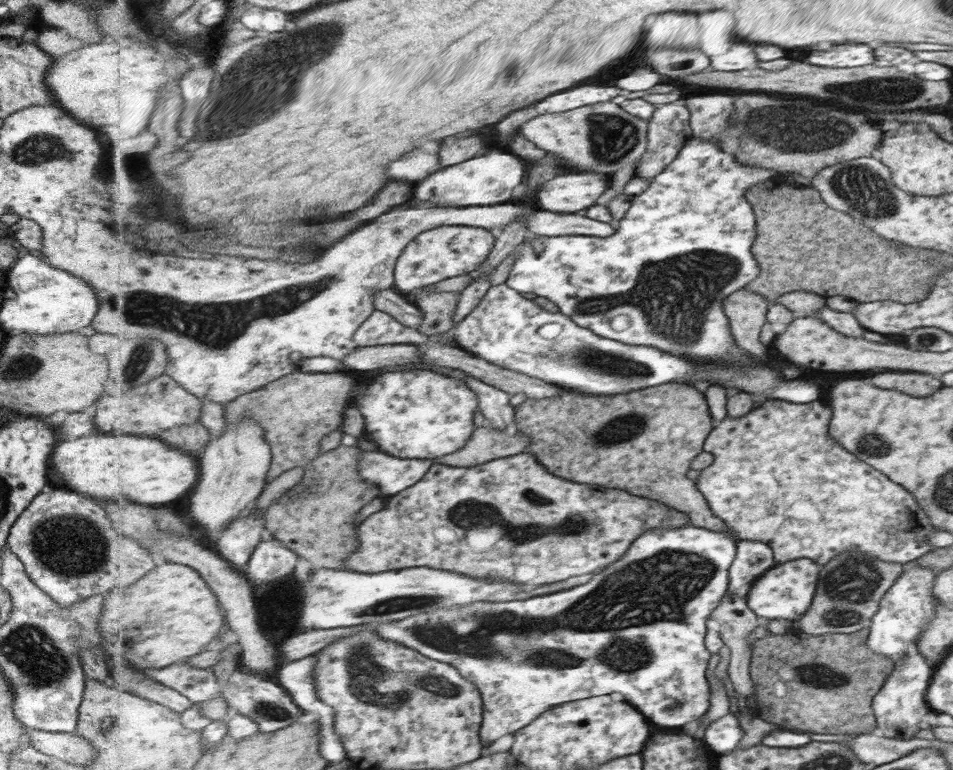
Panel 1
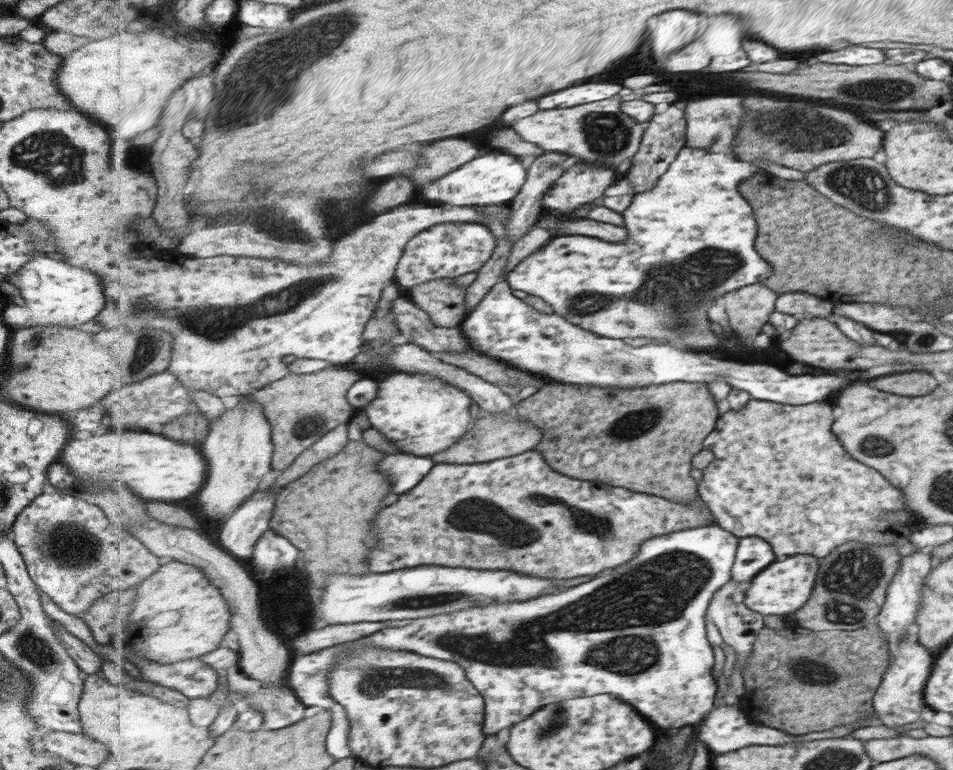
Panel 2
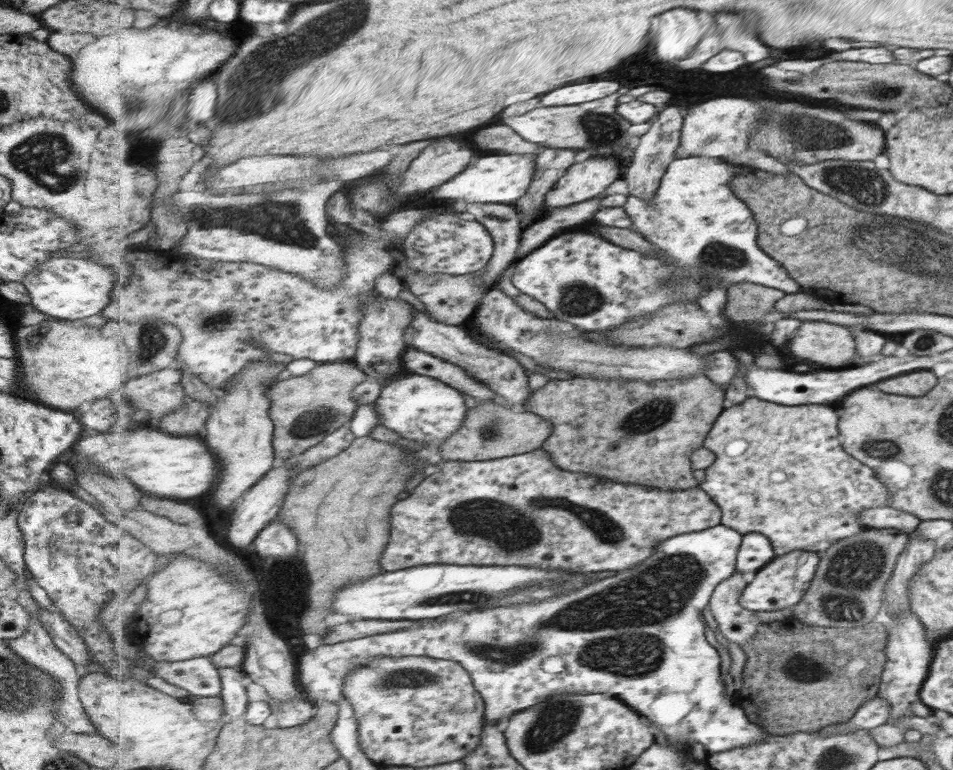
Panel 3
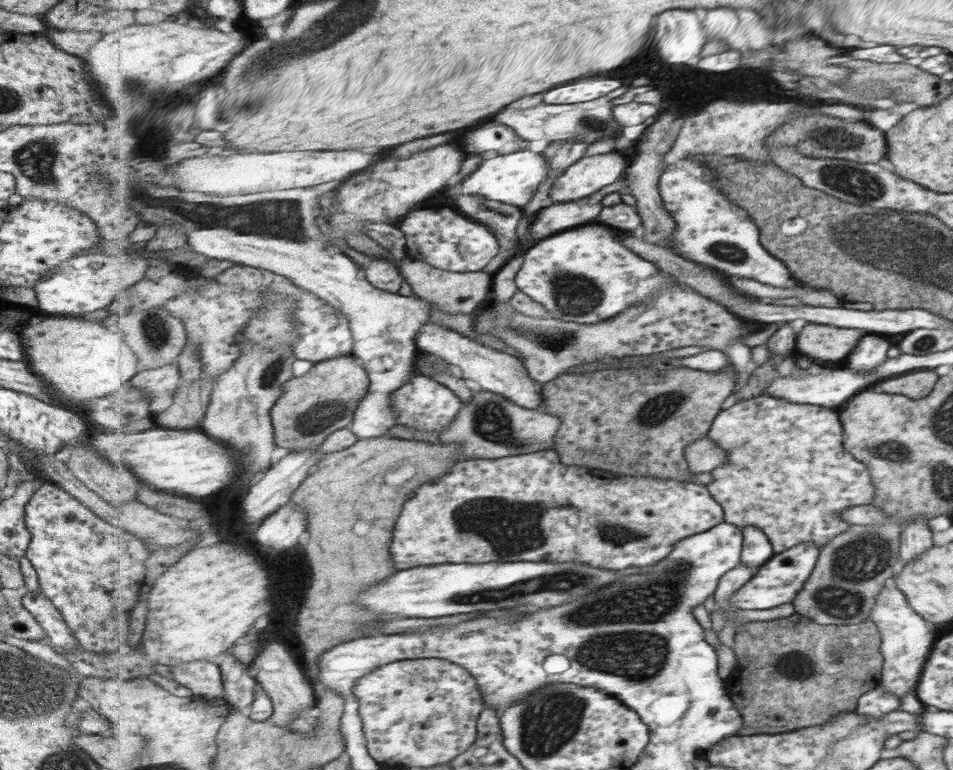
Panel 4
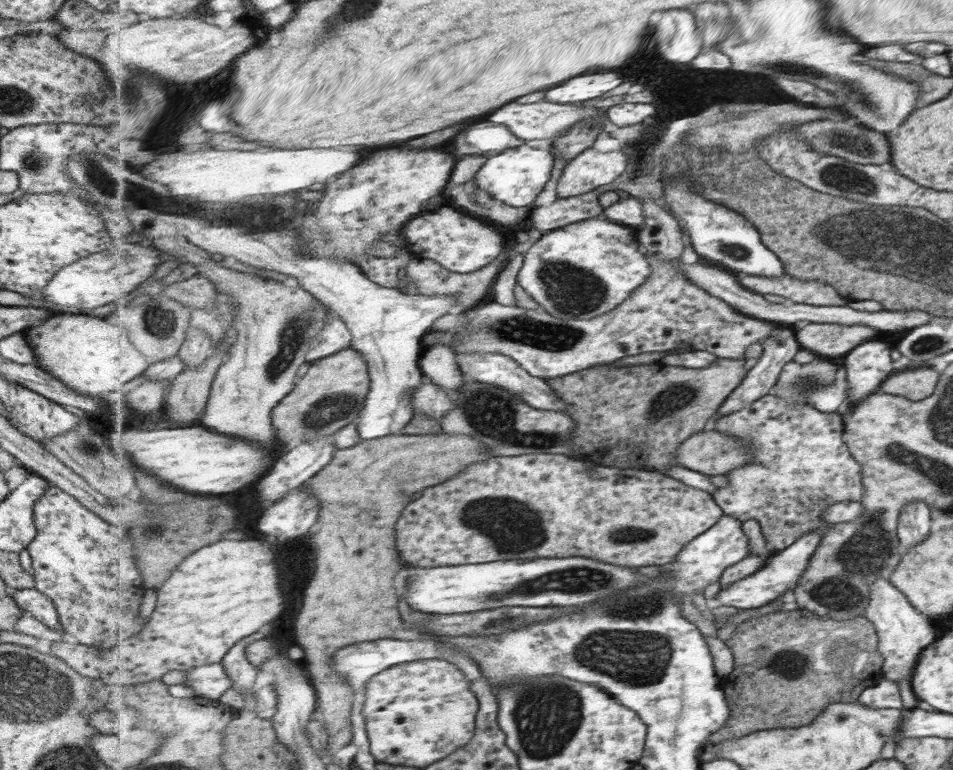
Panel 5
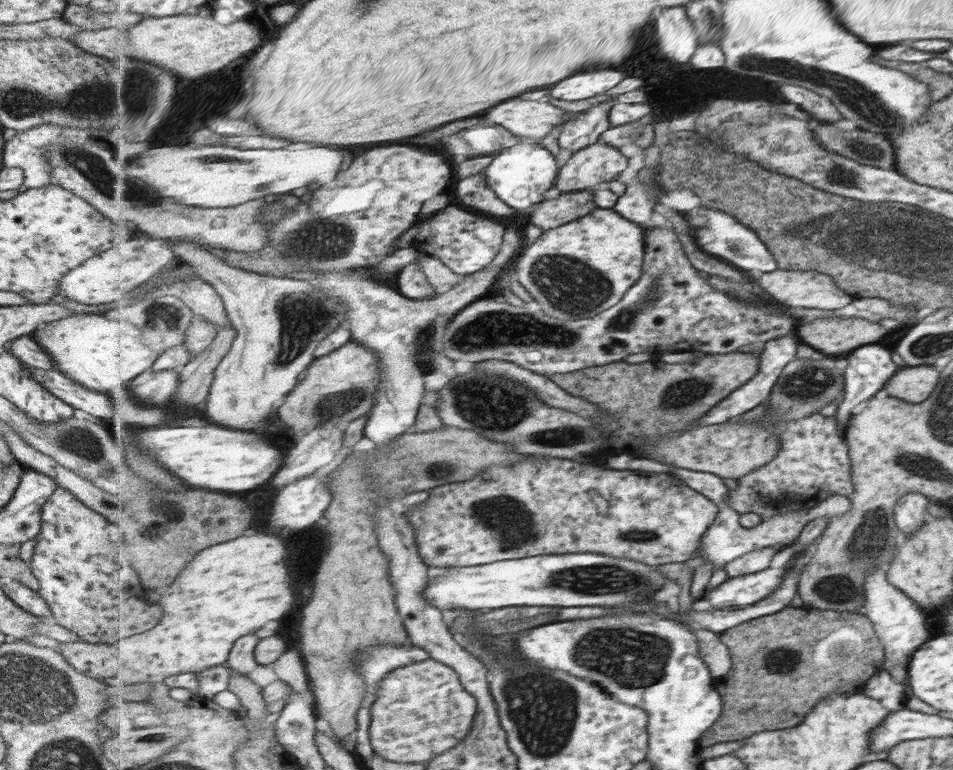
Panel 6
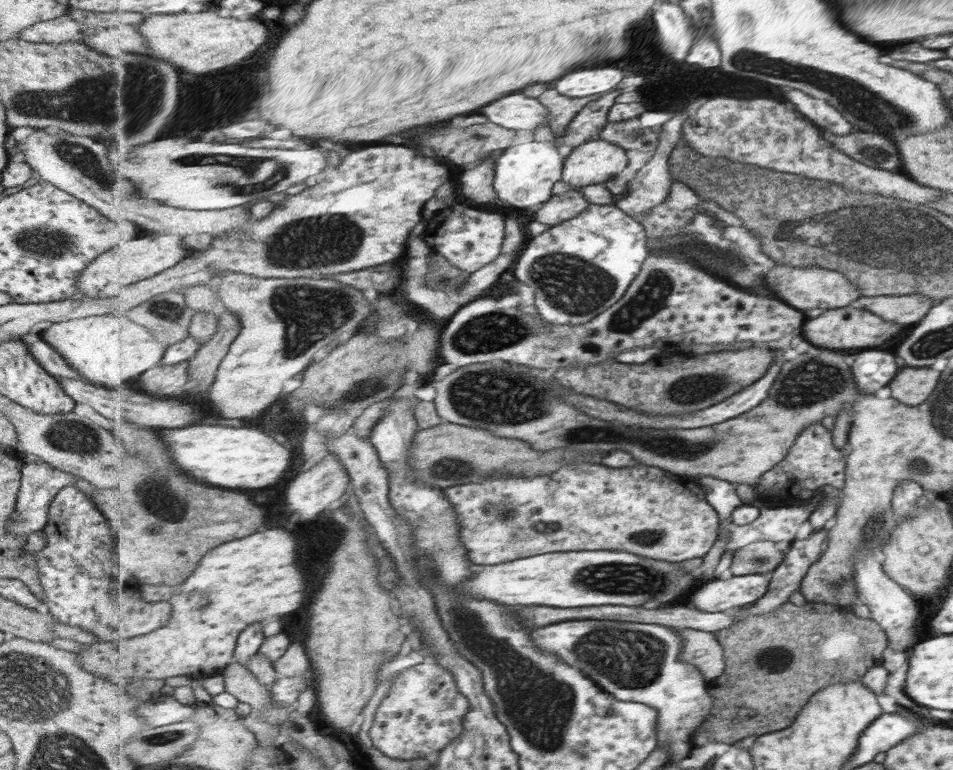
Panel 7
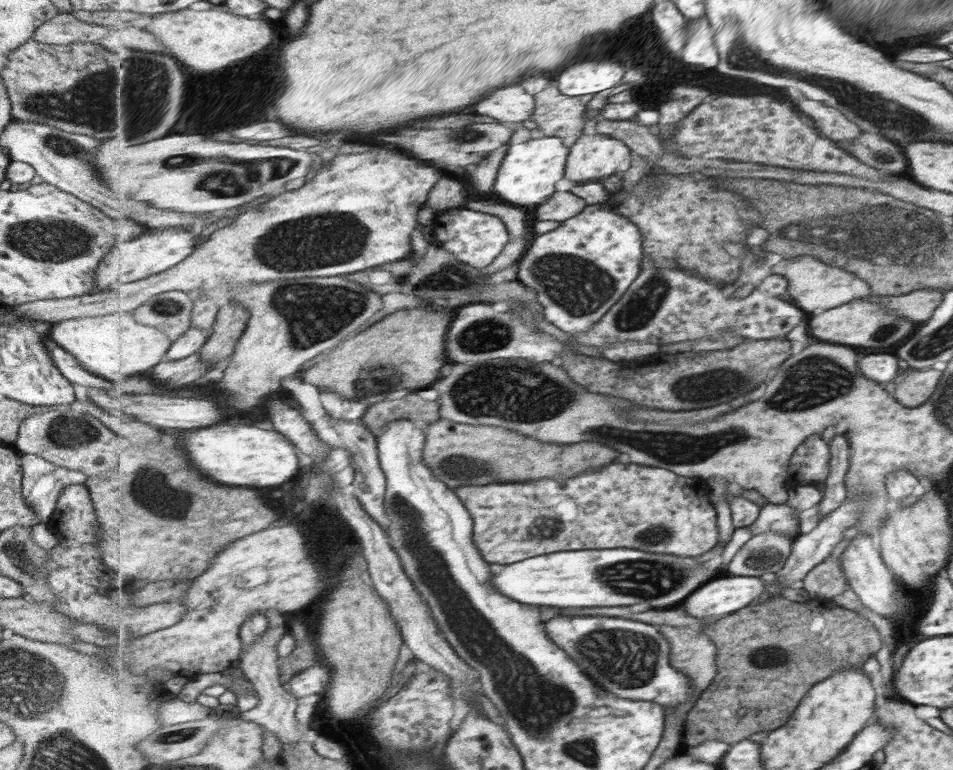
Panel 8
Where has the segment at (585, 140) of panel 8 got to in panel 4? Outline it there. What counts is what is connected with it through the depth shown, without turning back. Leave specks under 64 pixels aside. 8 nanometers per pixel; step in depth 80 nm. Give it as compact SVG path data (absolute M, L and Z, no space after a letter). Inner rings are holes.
M612 150L610 153L584 156L575 164L572 164L565 172L555 180L555 188L551 192L551 198L555 202L573 202L581 200L587 196L594 195L602 188L609 187L610 184L617 183L627 174L629 159L621 151Z

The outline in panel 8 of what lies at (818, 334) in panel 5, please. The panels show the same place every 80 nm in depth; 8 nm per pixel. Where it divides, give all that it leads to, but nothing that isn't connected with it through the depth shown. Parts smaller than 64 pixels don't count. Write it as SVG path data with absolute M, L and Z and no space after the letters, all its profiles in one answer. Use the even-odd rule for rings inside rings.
M868 297L855 299L810 315L807 324L813 340L831 340L831 344L851 344L861 348L885 348L907 338L913 332L916 322L911 322L899 315L883 314L886 310L881 310L880 304Z

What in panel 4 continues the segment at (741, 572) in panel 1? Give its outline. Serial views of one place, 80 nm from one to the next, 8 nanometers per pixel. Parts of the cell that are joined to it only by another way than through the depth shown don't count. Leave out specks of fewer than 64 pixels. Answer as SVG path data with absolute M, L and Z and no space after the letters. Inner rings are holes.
M746 526L744 528L745 543L742 552L744 565L761 568L773 555L773 543L758 526Z

